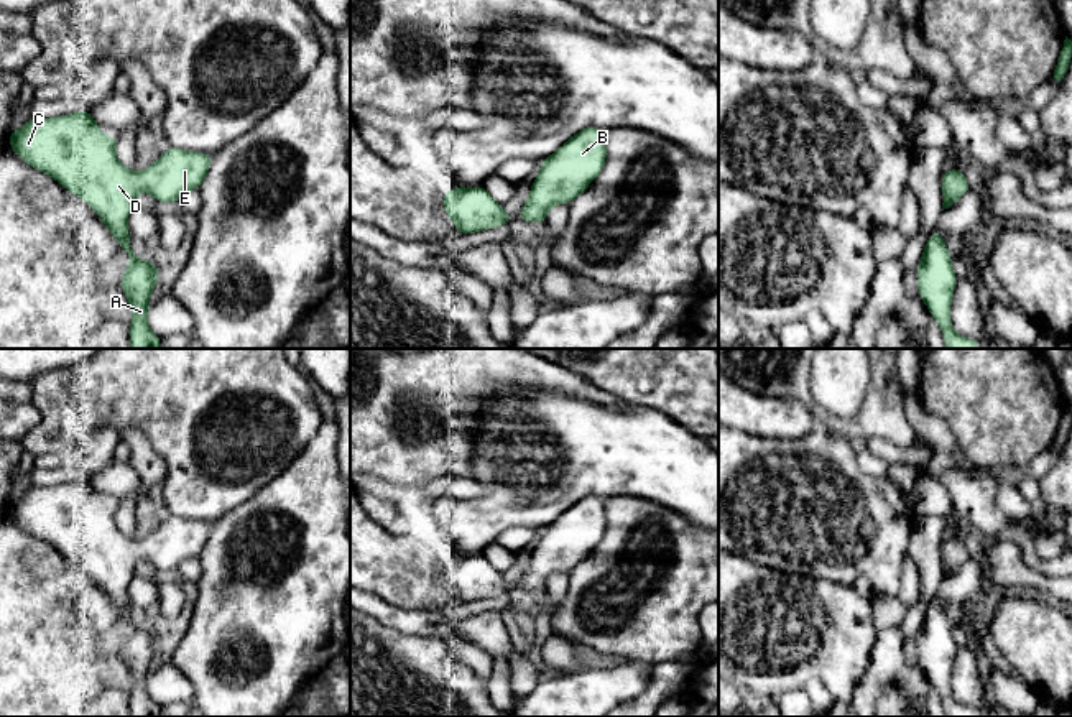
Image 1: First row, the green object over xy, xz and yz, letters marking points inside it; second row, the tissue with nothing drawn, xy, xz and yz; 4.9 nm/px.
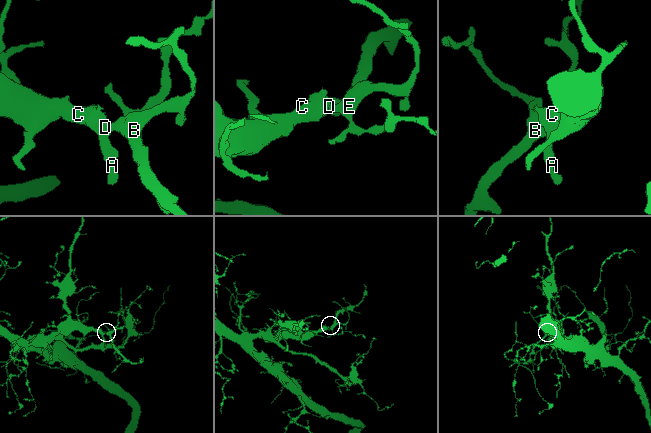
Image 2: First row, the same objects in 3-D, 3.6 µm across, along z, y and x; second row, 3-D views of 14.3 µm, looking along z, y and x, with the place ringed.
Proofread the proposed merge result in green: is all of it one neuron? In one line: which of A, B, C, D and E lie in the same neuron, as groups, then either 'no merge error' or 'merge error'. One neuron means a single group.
A B C D E; no merge error

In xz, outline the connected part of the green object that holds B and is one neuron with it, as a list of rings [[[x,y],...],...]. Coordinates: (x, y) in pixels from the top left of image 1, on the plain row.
[[[589,493],[541,530],[531,561],[516,584],[528,592],[546,590],[556,572],[571,572],[602,541],[607,528],[603,498]]]

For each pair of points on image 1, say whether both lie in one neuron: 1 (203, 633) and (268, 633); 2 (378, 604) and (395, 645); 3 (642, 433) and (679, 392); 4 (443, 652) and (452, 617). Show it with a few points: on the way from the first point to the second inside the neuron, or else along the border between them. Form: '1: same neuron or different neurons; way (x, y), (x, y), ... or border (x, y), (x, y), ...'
1: same neuron; way (219, 633), (235, 625), (252, 625)
2: different neurons; border (367, 612), (398, 630), (425, 635)
3: different neurons; border (625, 402), (661, 410), (693, 433)
4: different neurons; border (448, 630), (456, 635)

